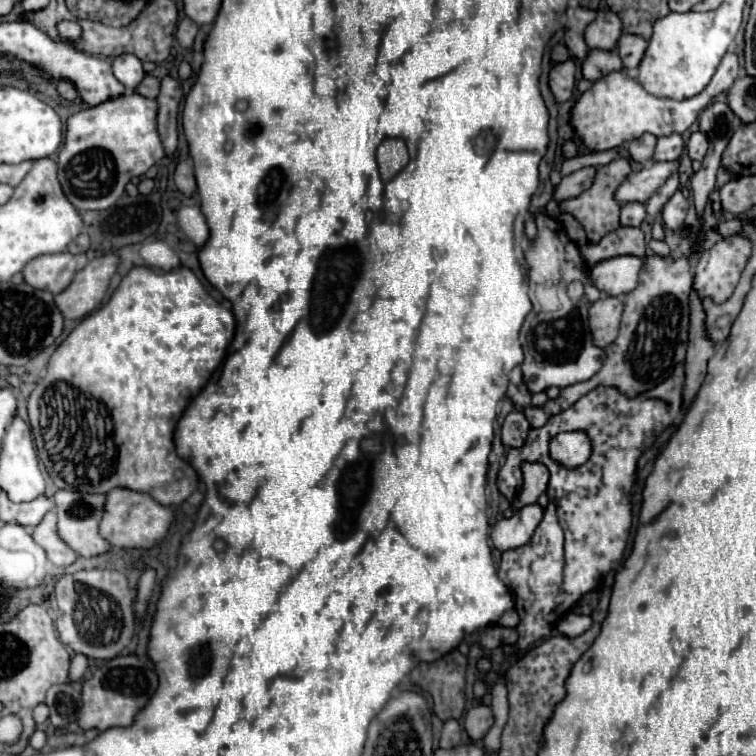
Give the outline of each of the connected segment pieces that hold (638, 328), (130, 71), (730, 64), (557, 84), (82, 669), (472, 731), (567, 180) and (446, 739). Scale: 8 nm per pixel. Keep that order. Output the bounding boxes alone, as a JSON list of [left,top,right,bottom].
[[525,256,691,426],[113,54,145,94],[571,50,739,152],[549,58,575,102],[69,654,87,680],[465,704,493,740],[553,166,595,202],[439,720,461,748]]

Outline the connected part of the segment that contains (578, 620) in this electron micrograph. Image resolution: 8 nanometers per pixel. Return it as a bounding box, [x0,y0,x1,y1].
[565,614,591,638]

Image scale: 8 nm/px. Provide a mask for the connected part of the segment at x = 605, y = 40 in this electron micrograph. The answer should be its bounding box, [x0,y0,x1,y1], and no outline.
[585,10,621,50]

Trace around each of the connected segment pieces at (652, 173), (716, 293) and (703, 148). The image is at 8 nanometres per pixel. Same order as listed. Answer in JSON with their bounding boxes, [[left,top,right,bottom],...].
[[615,162,679,204],[692,234,751,304],[687,132,709,160]]

